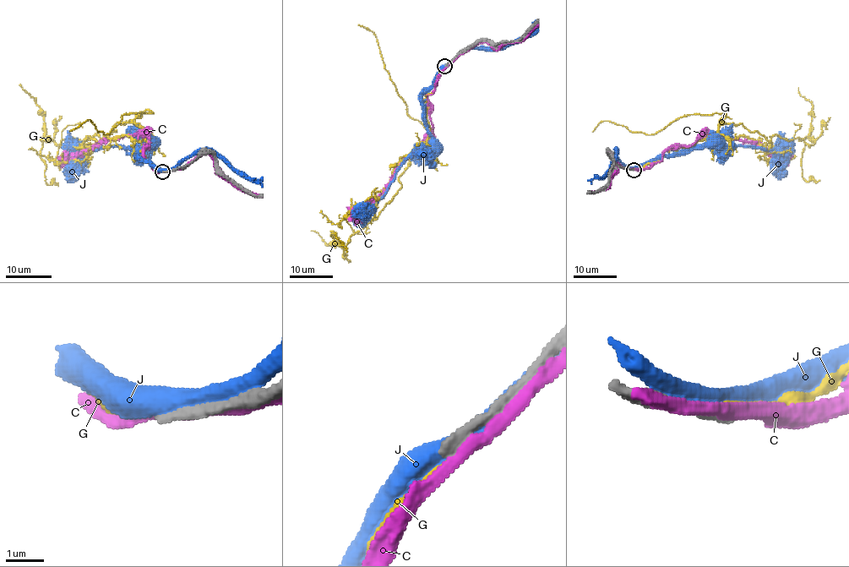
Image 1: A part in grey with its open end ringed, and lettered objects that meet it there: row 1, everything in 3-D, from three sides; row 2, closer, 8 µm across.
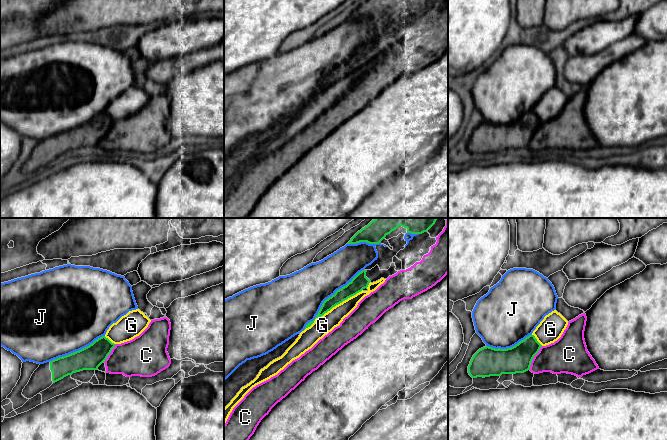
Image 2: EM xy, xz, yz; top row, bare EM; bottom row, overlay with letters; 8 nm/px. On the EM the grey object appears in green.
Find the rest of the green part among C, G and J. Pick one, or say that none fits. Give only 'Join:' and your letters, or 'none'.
Join: none

